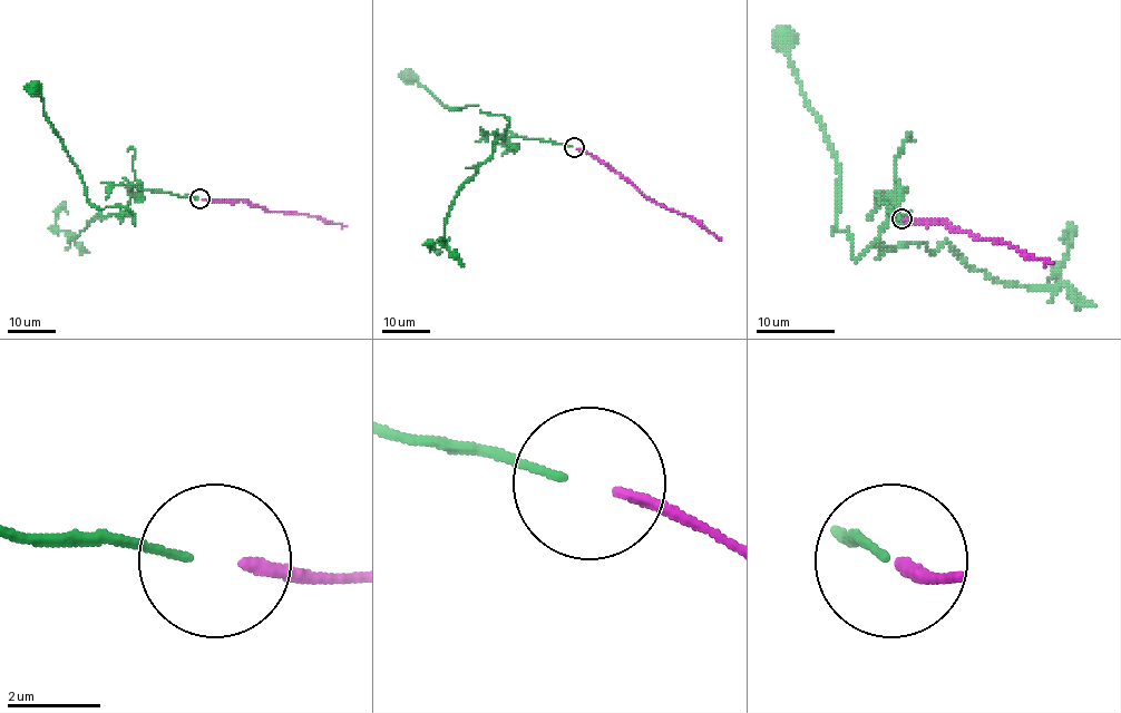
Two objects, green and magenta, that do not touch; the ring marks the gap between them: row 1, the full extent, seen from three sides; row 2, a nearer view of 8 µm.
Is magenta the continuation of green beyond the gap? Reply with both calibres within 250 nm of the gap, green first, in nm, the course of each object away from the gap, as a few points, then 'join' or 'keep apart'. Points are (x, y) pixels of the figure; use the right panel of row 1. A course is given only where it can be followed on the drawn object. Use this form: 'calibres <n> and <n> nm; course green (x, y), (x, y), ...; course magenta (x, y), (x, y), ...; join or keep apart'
calibres 150 and 240 nm; course green (900, 218), (886, 198), (890, 218), (857, 260), (847, 230), (831, 232), (839, 165), (785, 40); course magenta (902, 218), (945, 221), (978, 237), (998, 240), (1051, 263); join

